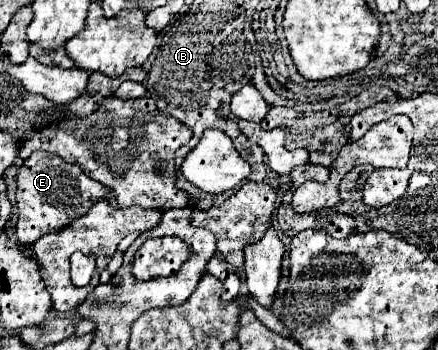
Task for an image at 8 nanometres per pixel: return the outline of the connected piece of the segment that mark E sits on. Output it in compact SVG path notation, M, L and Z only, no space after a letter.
M41 150L33 152L33 156L25 160L25 164L17 174L17 206L19 206L17 238L19 242L23 246L29 246L35 240L39 240L43 234L67 228L73 220L85 216L85 212L89 212L89 208L101 198L109 200L113 208L119 208L113 196L113 190L91 180L79 166L65 162L57 154L49 154Z

